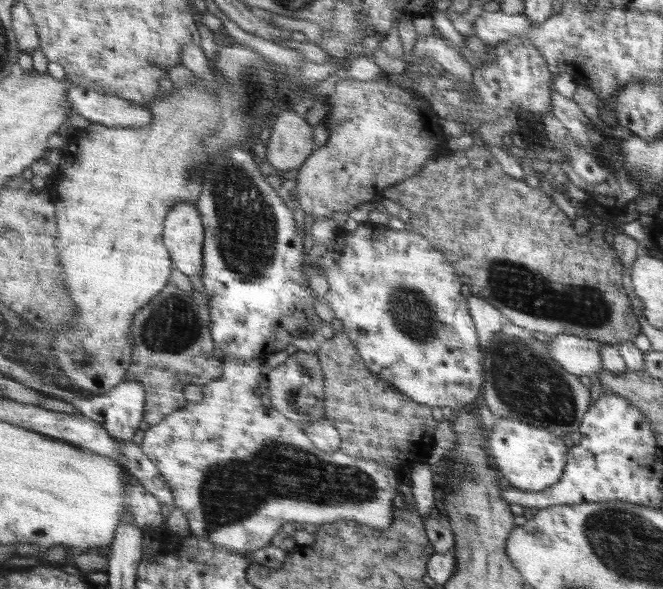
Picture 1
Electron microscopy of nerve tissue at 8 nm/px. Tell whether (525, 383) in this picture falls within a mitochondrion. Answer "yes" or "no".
yes

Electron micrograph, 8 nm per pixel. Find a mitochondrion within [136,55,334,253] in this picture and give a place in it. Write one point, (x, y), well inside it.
(254, 92)

